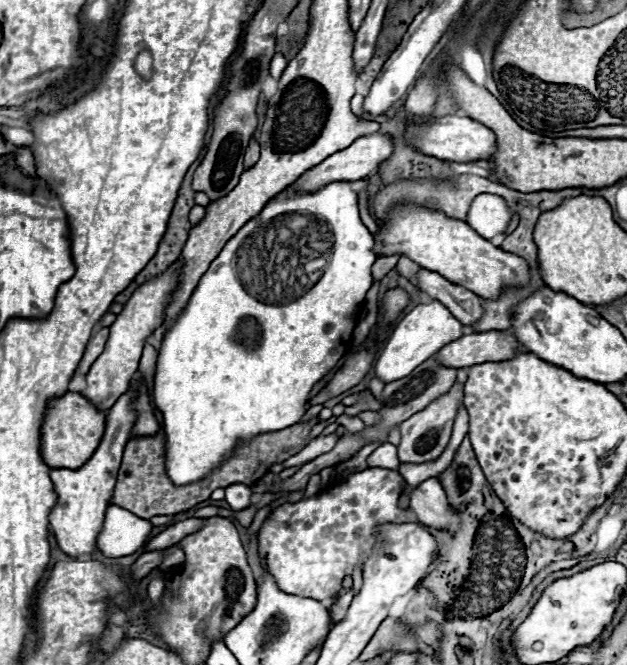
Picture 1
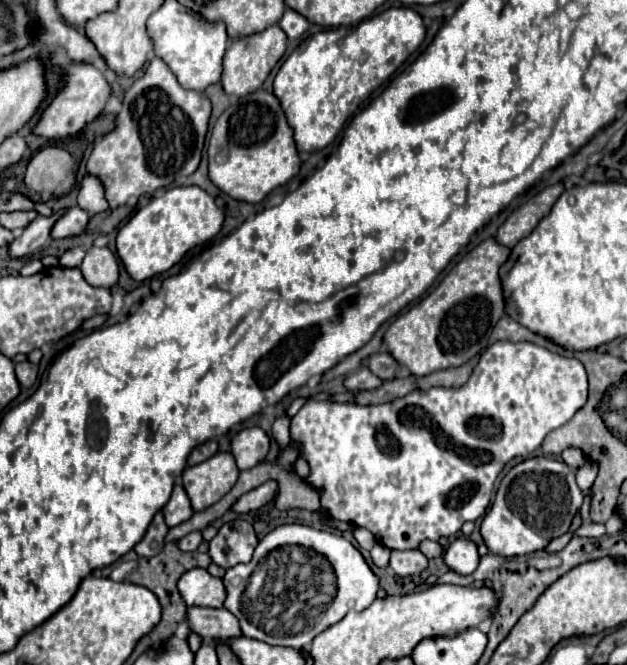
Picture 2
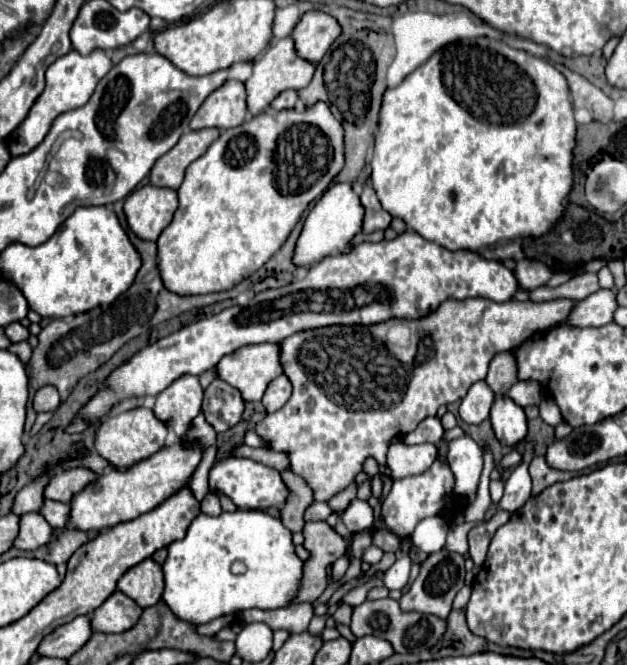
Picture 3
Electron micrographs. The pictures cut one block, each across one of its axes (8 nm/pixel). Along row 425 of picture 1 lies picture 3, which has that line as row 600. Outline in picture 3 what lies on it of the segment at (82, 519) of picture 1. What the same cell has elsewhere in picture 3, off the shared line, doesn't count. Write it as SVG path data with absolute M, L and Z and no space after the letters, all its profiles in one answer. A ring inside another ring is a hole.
M114 592L100 608L92 614L92 630L96 632L126 632L130 630L142 616L144 608L138 606L132 598L122 592Z

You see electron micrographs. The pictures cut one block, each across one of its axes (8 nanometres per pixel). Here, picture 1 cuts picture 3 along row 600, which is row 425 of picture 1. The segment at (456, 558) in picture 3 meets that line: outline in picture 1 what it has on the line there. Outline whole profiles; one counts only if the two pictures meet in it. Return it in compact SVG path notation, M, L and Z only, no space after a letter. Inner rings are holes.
M454 384L452 390L444 396L440 396L440 400L434 400L428 408L424 408L422 412L418 412L416 416L404 420L400 424L400 434L402 440L398 444L398 458L402 464L424 464L424 462L434 462L446 448L450 434L452 434L452 424L454 424L454 416L458 412L458 406L462 402L462 386Z

